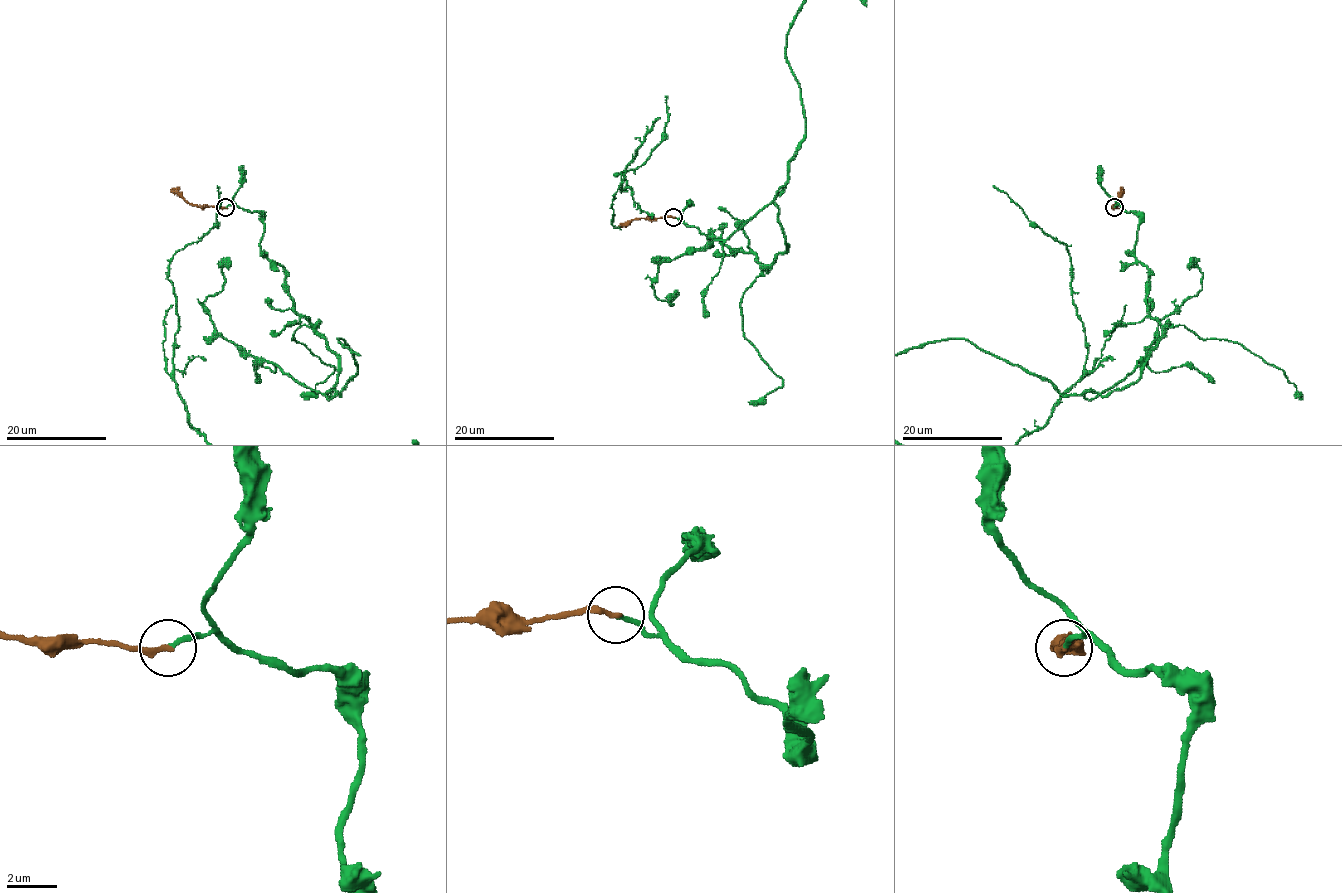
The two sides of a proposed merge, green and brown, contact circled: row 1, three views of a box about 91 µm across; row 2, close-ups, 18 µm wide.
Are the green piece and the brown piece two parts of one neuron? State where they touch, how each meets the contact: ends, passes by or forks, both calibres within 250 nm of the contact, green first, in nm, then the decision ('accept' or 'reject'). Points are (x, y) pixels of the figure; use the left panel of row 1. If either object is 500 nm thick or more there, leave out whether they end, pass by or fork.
place (225, 207); green ends; brown ends; calibres 170 and 240 nm; accept

